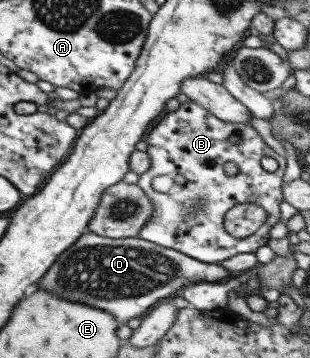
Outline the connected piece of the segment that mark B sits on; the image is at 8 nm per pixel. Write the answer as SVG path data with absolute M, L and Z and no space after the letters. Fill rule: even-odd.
M186 100L185 102L182 102L178 105L177 109L174 111L168 111L165 112L165 115L161 115L159 119L157 119L157 123L153 124L153 127L150 127L145 133L144 138L142 139L147 147L145 149L145 154L149 156L149 162L151 162L149 169L145 173L142 173L140 176L138 176L136 184L137 187L140 187L143 190L143 193L150 199L150 214L147 218L147 221L141 226L141 229L138 231L138 238L144 239L145 241L148 241L149 243L156 243L157 245L160 245L161 247L168 247L173 248L175 251L181 252L183 255L188 255L190 258L197 259L198 262L203 263L212 263L212 264L219 264L224 259L229 259L229 257L233 257L233 255L237 255L237 253L255 253L256 249L259 249L261 245L266 245L266 241L269 239L269 229L271 226L273 226L277 221L279 221L279 208L277 205L282 201L282 189L281 189L281 177L283 175L283 171L285 169L285 158L281 157L281 155L276 155L271 148L269 148L263 140L261 140L261 136L257 134L254 128L251 126L248 126L247 124L240 124L240 123L227 123L224 121L221 121L220 119L217 119L214 115L211 115L204 107L201 107L198 103L195 103L191 100ZM231 134L237 134L239 137L241 137L240 144L237 144L237 146L230 144L227 141L227 136ZM262 157L271 157L273 158L277 164L278 168L274 172L267 172L259 166L260 159ZM225 163L234 163L235 167L237 167L237 172L232 175L225 175L223 172L223 165ZM159 175L181 175L183 179L185 179L185 183L182 185L174 184L170 187L170 190L168 190L166 193L161 193L159 191L155 191L153 187L151 186L151 181L155 179L155 177L159 177ZM238 203L254 203L255 205L258 205L261 207L261 209L265 210L266 218L265 221L258 227L257 231L255 233L251 234L247 237L247 239L235 239L234 237L231 237L223 227L222 219L224 218L224 213L231 209L234 205L237 205Z

